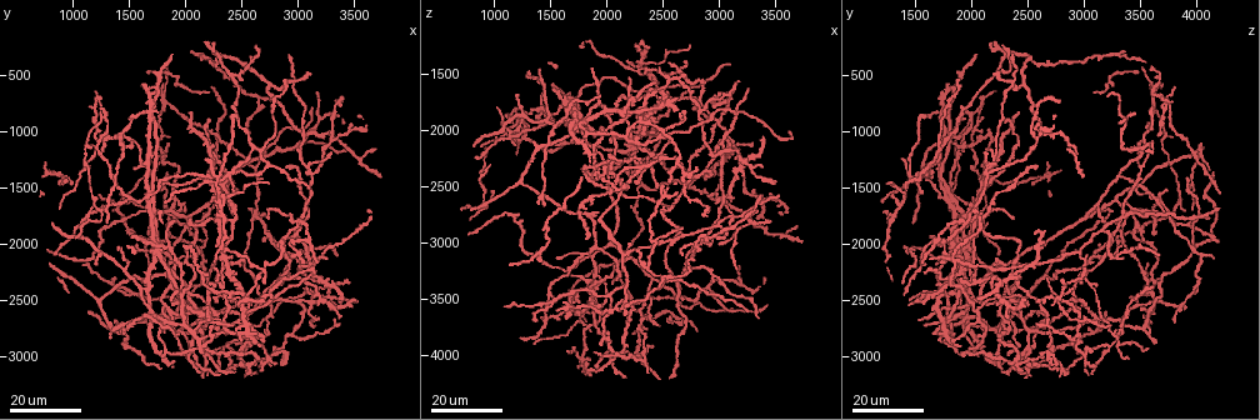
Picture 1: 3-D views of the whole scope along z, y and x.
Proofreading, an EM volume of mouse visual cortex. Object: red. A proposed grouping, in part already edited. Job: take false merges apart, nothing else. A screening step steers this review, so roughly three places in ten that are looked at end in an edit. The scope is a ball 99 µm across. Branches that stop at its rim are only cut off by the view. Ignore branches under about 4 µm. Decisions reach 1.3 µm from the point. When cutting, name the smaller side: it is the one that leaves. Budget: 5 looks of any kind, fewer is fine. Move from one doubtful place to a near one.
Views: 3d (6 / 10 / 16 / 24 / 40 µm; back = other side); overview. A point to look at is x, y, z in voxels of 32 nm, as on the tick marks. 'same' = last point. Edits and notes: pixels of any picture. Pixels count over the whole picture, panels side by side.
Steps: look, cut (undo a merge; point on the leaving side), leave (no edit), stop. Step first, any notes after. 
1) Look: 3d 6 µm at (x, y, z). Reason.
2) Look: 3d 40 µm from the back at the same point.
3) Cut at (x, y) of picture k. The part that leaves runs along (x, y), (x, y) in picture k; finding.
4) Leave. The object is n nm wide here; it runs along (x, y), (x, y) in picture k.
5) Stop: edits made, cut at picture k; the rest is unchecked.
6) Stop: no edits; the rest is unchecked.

Look: 3d 24 µm at (3120, 2500, 2780). Small branch off a trunk.

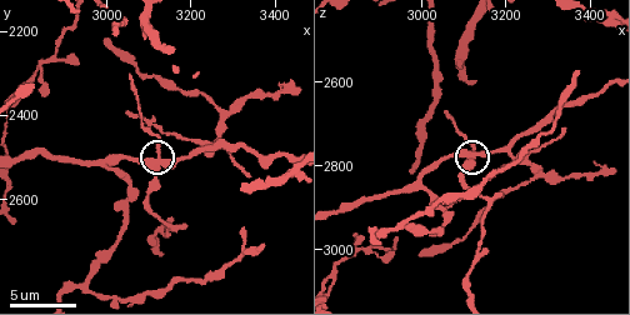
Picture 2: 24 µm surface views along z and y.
Look: 3d 10 µm at the same point.

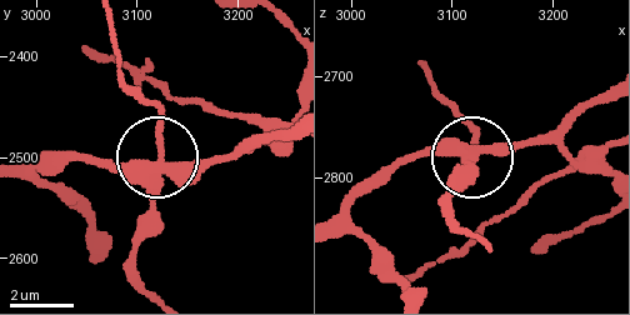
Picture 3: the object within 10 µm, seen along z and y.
Cut at (159, 123) of picture 3. The object is 310 nm wide here; the part that leaves runs along (161, 171), (153, 225), (136, 258), (153, 290) in picture 3; two neurons meet here.

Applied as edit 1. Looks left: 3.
Look: 3d 24 µm at (2860, 2320, 1840). Looks like a crossing.

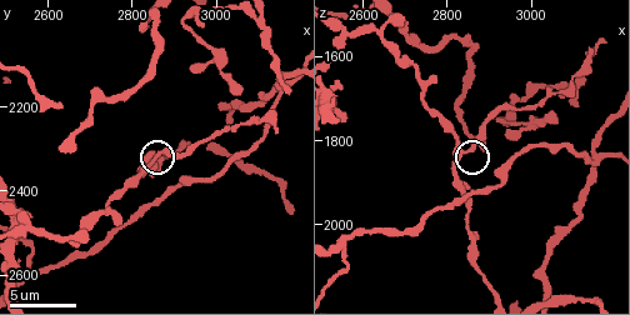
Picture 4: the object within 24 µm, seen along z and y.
Look: 3d 10 µm at (2845, 2340, 1830).

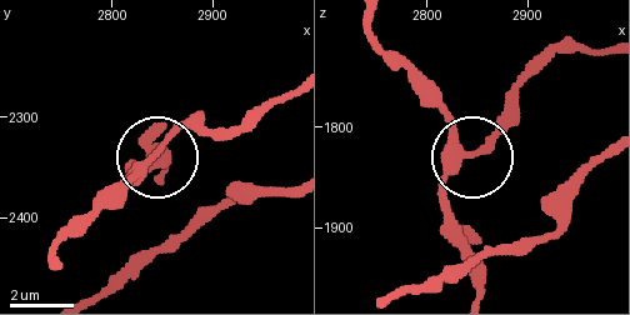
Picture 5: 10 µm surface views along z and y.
Leave. 4 arms meet here; it runs along (366, 21), (463, 151), (479, 151), (516, 114) in picture 5; continuous, no second neuron.

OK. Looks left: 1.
Stop: edits made, cut at picture 3; the rest is unchecked.

